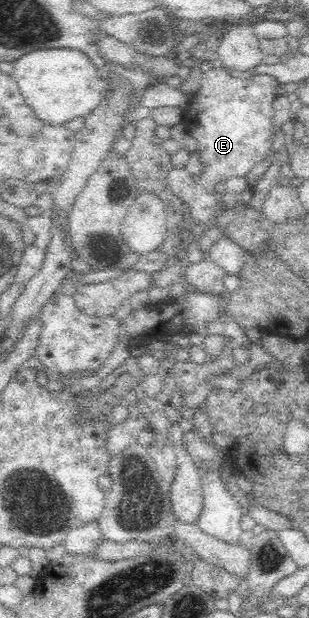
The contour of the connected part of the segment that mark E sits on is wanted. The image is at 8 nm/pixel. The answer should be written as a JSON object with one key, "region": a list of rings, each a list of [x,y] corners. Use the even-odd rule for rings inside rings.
{"region":[[[224,66],[212,67],[201,73],[201,88],[191,97],[183,110],[182,123],[186,132],[196,139],[199,161],[204,170],[196,186],[182,188],[182,202],[187,206],[191,223],[205,225],[213,230],[216,210],[215,187],[233,177],[246,177],[254,166],[264,160],[275,148],[272,132],[273,104],[279,82],[270,75],[259,74],[252,78],[236,78]],[[206,196],[210,198],[210,206]]]}

